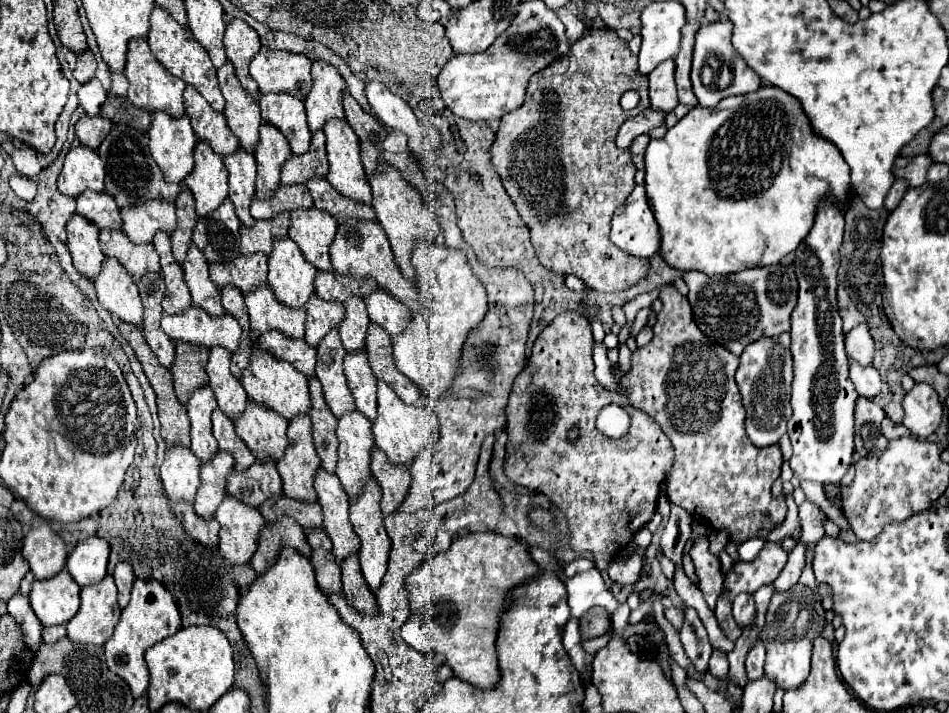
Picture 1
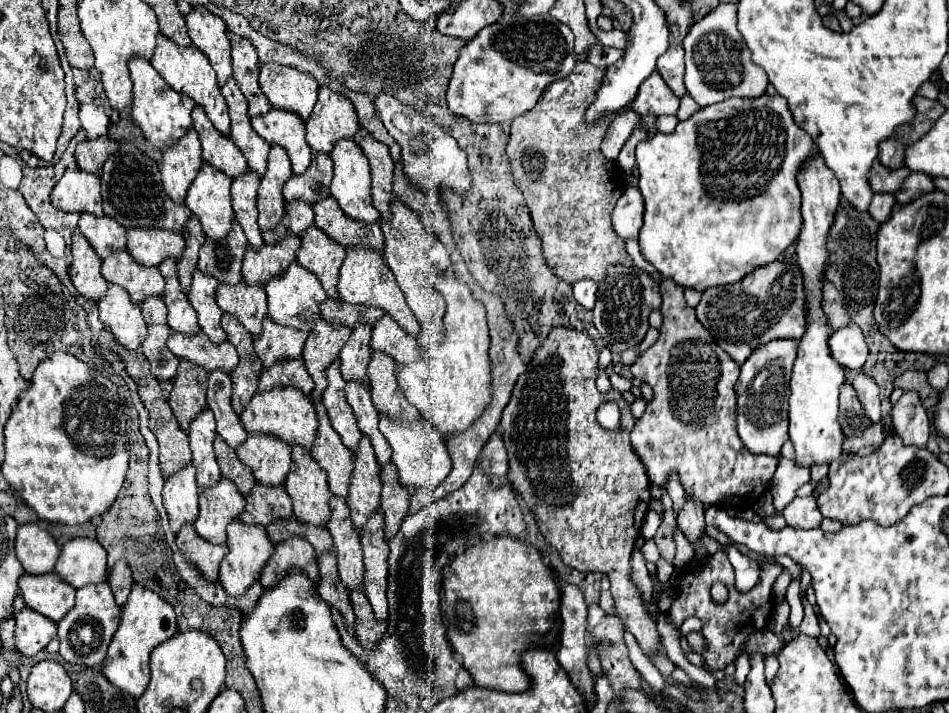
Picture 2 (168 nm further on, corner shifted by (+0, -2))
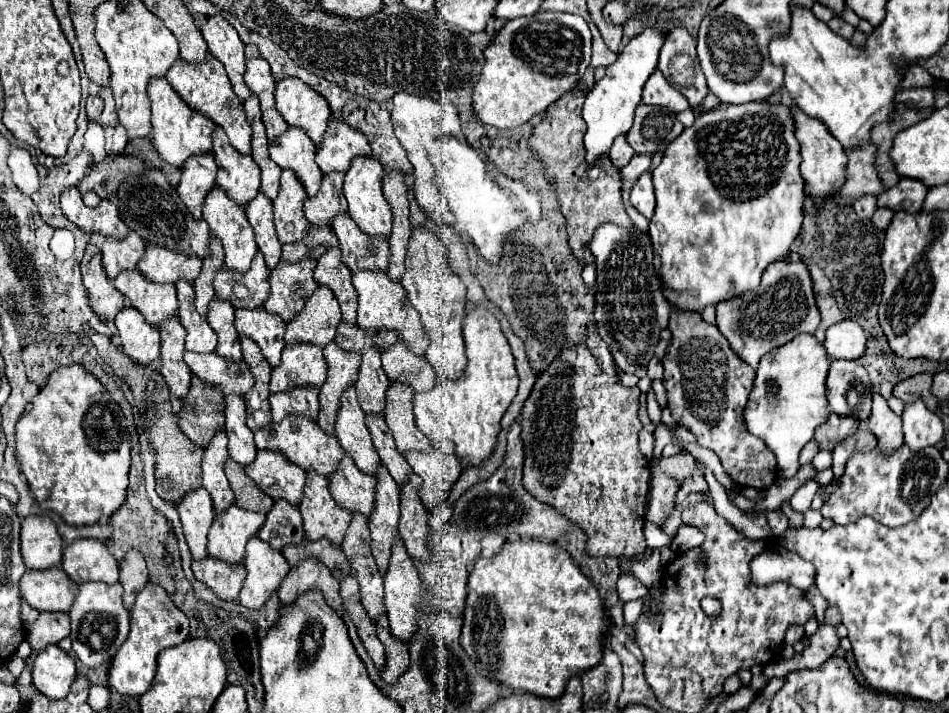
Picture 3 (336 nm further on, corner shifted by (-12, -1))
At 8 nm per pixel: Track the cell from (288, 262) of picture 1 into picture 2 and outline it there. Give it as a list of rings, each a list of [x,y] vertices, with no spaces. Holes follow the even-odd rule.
[[[291,261],[291,265],[281,275],[269,279],[269,283],[265,285],[265,291],[267,291],[267,303],[269,303],[267,315],[281,325],[295,327],[301,331],[311,331],[315,319],[319,319],[319,303],[321,299],[327,297],[319,279],[311,271],[303,269],[297,261]]]

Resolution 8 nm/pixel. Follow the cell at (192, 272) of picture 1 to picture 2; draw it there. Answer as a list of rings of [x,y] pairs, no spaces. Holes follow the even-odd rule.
[[[195,269],[193,273],[193,281],[191,287],[187,291],[189,303],[193,305],[193,309],[199,315],[199,325],[203,329],[203,333],[207,333],[207,337],[213,343],[225,341],[225,331],[221,327],[221,309],[215,301],[215,289],[217,289],[219,281],[199,269]]]

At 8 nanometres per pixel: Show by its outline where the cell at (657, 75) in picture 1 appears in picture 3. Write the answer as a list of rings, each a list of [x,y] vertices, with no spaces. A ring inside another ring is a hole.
[[[655,70],[651,74],[651,78],[647,80],[647,84],[643,86],[643,102],[651,104],[651,106],[667,108],[671,112],[681,112],[681,110],[689,108],[687,100],[679,94],[679,90],[675,90],[665,80],[665,76],[659,70]]]

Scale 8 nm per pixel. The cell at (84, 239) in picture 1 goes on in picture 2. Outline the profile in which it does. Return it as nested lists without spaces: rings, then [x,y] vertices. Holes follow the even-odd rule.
[[[75,231],[71,237],[73,263],[69,267],[69,277],[79,295],[99,301],[107,291],[107,281],[101,275],[101,257],[91,249],[89,241]]]

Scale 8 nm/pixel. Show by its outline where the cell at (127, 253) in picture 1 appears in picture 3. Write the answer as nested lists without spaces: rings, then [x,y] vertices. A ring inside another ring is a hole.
[[[125,270],[119,274],[119,278],[115,278],[113,284],[151,326],[159,328],[165,320],[177,316],[175,286],[147,282],[139,270]]]

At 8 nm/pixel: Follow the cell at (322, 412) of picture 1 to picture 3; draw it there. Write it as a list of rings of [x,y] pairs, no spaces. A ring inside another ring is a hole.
[[[345,456],[339,470],[331,476],[329,492],[341,508],[353,514],[359,512],[363,516],[371,516],[375,504],[375,478],[363,474],[351,458]]]

